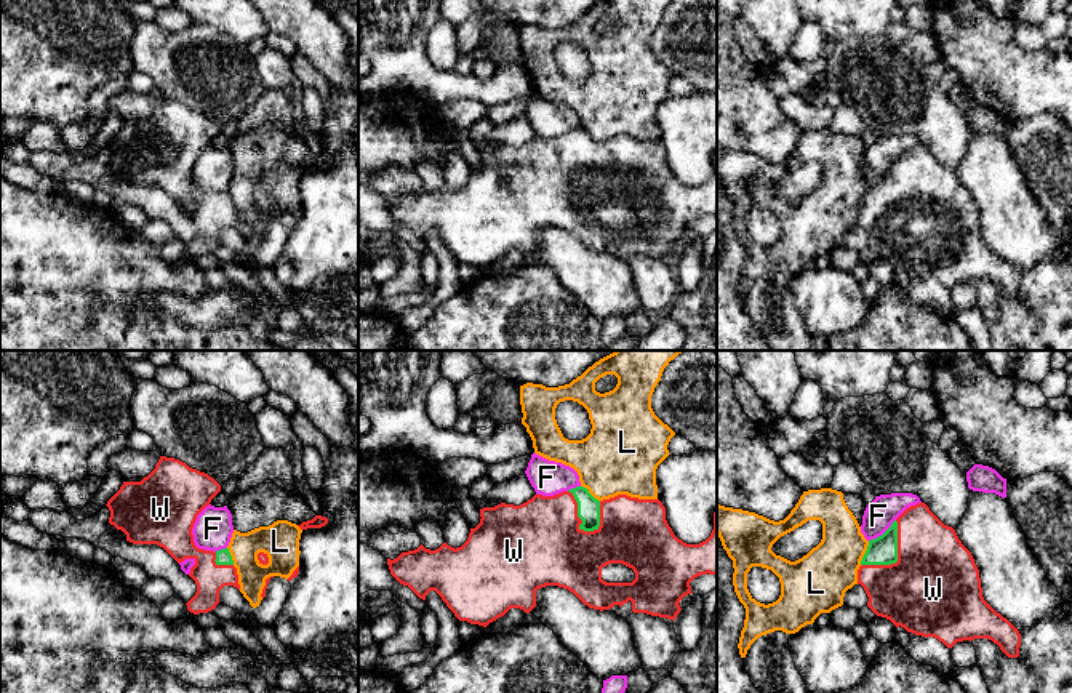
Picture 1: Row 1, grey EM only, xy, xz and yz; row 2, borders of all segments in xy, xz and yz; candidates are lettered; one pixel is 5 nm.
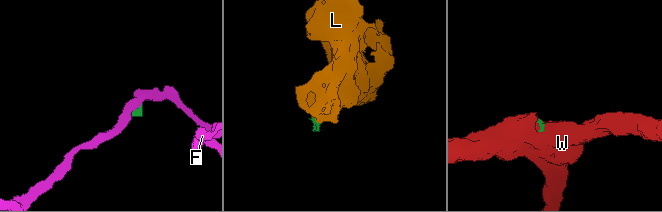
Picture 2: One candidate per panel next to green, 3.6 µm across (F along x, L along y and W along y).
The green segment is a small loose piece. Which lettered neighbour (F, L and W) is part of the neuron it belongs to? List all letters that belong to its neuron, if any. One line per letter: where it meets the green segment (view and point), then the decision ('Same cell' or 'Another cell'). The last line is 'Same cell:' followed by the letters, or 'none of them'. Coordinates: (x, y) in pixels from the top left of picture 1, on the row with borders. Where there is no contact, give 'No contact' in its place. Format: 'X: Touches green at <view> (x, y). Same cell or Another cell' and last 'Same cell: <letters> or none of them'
F: Touches green at yz (884, 533). Another cell
L: Touches green at yz (866, 552). Another cell
W: Touches green at xz (578, 516). Same cell
Same cell: W

